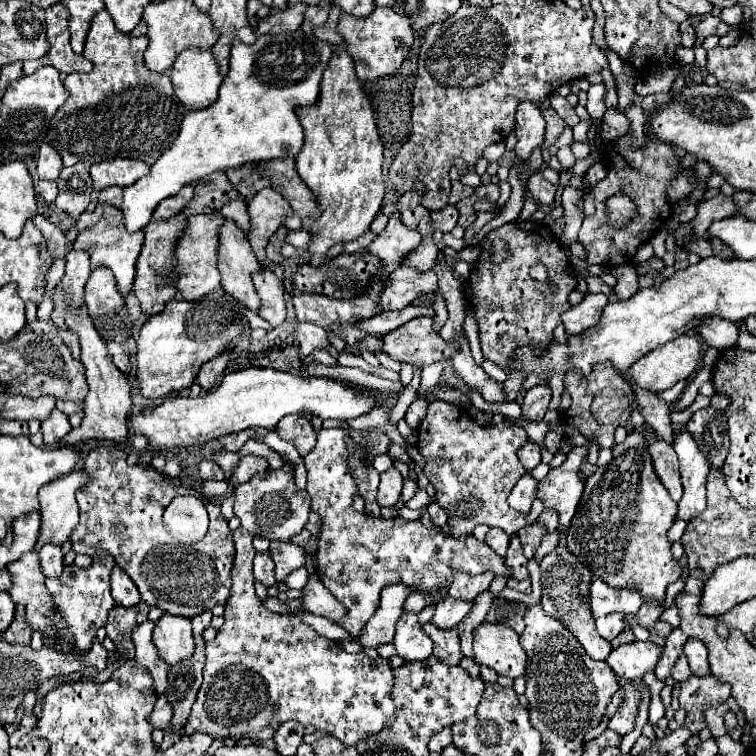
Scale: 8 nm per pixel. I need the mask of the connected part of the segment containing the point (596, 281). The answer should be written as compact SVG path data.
M587 275L587 277L585 277L585 281L587 281L587 287L589 287L589 293L605 293L605 295L609 295L609 293L611 293L611 287L609 287L609 285L605 285L605 283L601 281L601 277Z

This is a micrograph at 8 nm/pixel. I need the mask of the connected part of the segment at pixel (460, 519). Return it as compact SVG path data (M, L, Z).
M443 401L429 403L427 417L419 427L419 451L425 457L425 477L435 487L435 501L447 511L453 537L467 535L475 525L485 523L515 535L527 525L525 515L507 505L507 497L515 481L523 477L525 469L517 459L517 449L527 443L523 427L507 425L477 425L465 411Z

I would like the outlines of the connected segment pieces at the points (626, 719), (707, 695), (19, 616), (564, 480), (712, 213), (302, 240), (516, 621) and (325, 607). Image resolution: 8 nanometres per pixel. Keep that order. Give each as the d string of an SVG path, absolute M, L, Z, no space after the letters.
M621 679L621 689L625 693L625 701L617 709L613 719L609 721L609 729L615 731L617 735L625 737L627 733L631 733L635 729L635 719L637 719L637 707L639 707L639 701L641 701L641 693L627 679Z
M691 675L687 681L681 683L679 689L679 705L687 711L683 727L699 735L699 731L707 729L707 723L703 719L707 705L719 705L725 703L729 697L729 685L723 685L715 681L713 675L695 677Z
M17 605L15 619L3 631L1 639L7 641L9 645L29 645L29 641L31 641L31 627L25 621L25 609L23 609L23 605Z
M573 447L561 467L551 469L545 479L537 485L537 497L543 501L545 509L553 509L559 515L557 531L567 531L579 497L583 493L583 479L579 477L579 465L587 459L587 447Z
M721 193L707 199L707 201L701 201L697 205L697 215L689 221L693 237L695 239L703 237L707 233L707 229L711 227L711 223L725 219L725 217L731 217L733 213L735 213L735 203L731 201L731 197L725 197Z
M287 231L287 237L285 237L287 243L295 245L297 249L305 249L305 245L311 241L311 235L307 231Z
M495 599L485 621L487 623L503 623L521 635L525 629L525 623L523 623L525 613L527 613L527 605L523 605L523 603Z
M317 575L309 577L305 589L301 591L301 597L303 597L303 609L313 615L321 615L331 621L339 621L347 613L335 601L335 597L331 597L331 593L327 593L327 589L323 587L323 583L319 581Z

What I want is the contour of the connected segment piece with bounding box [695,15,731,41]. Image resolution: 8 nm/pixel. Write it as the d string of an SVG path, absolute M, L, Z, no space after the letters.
M707 15L697 27L695 27L695 31L697 31L697 39L699 41L703 41L705 37L709 37L709 35L725 35L725 33L729 33L731 31L731 27L729 25L725 25L719 17L713 17L713 15Z

